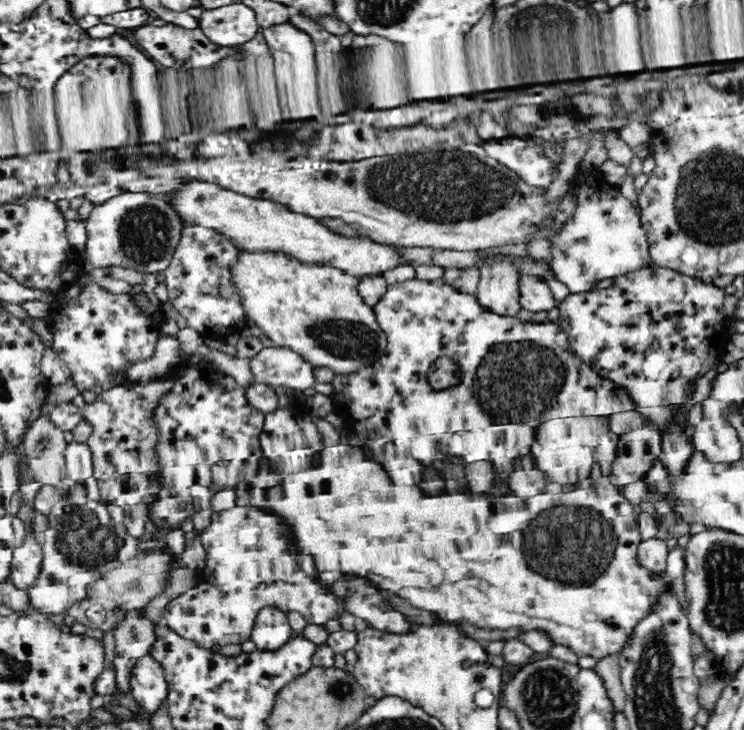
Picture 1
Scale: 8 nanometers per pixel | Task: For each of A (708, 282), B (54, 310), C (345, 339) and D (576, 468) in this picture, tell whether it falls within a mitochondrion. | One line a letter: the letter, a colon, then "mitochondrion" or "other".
A: other
B: other
C: mitochondrion
D: other

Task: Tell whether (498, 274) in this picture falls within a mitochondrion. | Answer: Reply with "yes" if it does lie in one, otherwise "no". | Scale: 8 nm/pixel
no

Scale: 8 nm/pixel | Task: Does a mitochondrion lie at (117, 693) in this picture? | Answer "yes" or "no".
no

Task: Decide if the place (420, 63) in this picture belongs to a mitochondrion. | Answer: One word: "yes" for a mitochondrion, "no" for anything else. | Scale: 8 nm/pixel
no

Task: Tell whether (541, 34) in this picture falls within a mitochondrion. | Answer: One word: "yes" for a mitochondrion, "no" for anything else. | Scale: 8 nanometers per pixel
yes

